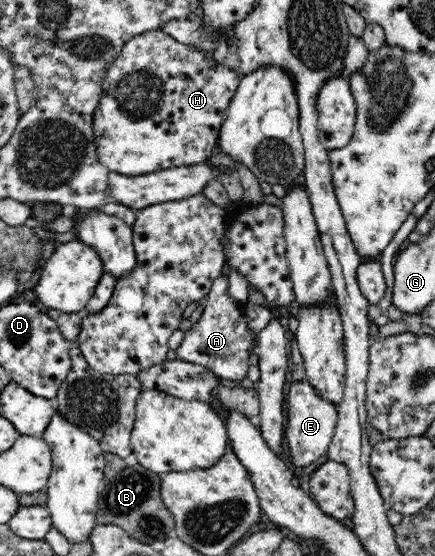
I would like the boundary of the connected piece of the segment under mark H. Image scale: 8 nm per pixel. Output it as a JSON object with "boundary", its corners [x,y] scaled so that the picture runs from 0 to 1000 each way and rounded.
{"boundary":[[[370,52],[331,56],[303,68],[248,121],[234,146],[237,167],[211,210],[228,290],[253,309],[299,317],[471,291],[499,259],[522,192],[556,137],[513,112],[494,112],[490,101],[407,76]]]}

